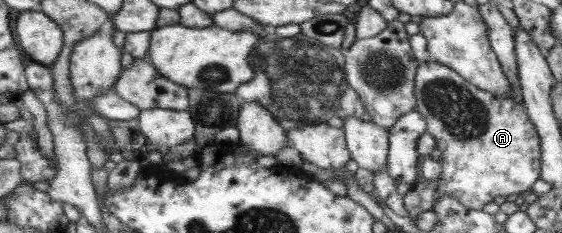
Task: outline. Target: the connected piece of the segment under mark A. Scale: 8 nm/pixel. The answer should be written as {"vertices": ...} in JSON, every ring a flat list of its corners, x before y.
{"vertices":[[434,60,419,63,414,83,415,110,426,122,425,133,430,134,436,148,442,152,439,162,442,164,442,175,435,196,452,196,467,209,482,210,496,196,524,193,532,184,541,178,540,156,541,138,538,138,536,126,522,105,512,101,510,97,495,96,470,84,461,74]]}

